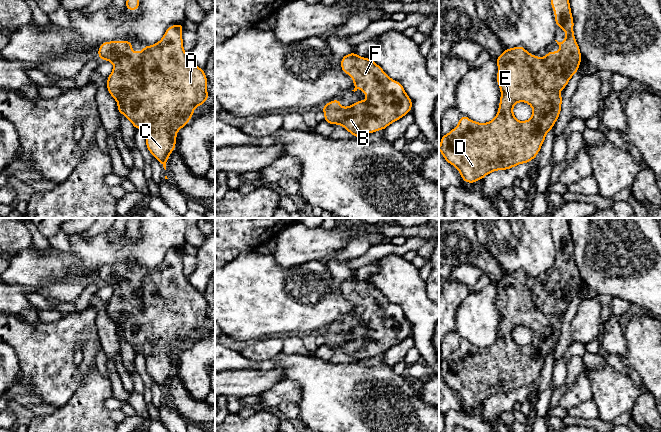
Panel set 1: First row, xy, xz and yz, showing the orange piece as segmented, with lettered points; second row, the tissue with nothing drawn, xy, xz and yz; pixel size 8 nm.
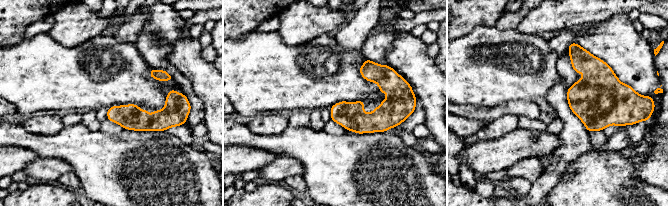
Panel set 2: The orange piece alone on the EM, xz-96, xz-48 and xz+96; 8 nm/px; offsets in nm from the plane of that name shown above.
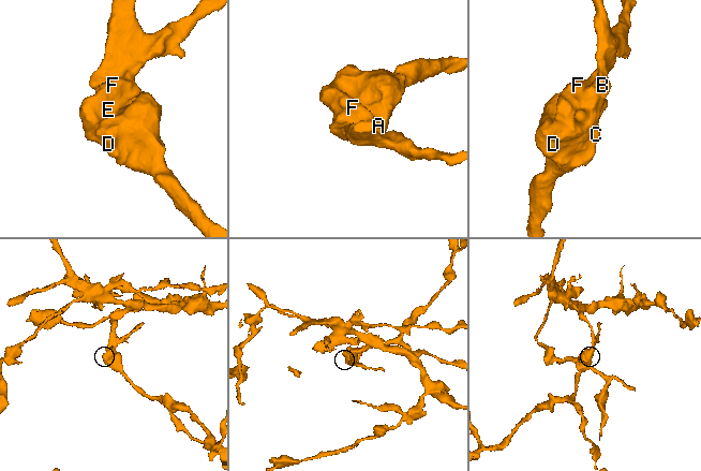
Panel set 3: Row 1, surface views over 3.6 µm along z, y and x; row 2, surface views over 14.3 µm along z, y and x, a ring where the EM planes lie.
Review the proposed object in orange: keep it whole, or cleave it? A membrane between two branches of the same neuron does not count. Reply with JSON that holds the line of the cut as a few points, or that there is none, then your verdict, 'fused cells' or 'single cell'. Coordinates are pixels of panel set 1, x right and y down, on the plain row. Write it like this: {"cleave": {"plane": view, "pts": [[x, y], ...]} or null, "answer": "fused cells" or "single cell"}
{"cleave": null, "answer": "single cell"}

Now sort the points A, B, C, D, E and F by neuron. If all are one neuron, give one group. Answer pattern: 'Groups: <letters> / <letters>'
Groups: A B C D E F

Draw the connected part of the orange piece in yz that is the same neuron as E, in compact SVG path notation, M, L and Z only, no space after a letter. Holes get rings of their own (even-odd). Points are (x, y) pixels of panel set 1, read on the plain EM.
M553 218L551 221L551 230L555 236L555 246L558 251L567 257L563 267L555 264L561 273L558 276L547 276L547 279L542 282L528 277L523 270L505 273L496 283L498 289L497 307L500 311L501 322L495 342L488 347L478 347L462 339L459 348L448 358L442 360L439 375L448 387L458 393L463 405L474 407L491 396L500 393L507 394L518 388L530 386L540 375L548 355L554 351L561 336L562 320L560 314L565 313L571 301L577 297L582 283L573 256L574 246L569 229L569 219ZM517 326L526 326L533 332L532 340L528 345L521 346L515 342L513 330Z

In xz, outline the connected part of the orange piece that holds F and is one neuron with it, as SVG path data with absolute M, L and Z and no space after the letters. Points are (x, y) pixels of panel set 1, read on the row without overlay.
M352 276L342 281L341 293L352 301L355 309L352 315L355 316L360 312L368 321L364 325L356 325L349 331L341 331L339 323L328 326L322 331L324 345L332 349L341 349L354 361L361 361L378 354L384 354L392 346L399 344L412 334L412 324L406 318L401 307L389 302L372 283L362 282Z

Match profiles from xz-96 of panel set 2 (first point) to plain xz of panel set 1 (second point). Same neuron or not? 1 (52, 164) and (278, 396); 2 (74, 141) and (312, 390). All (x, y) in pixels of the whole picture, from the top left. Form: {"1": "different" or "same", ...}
{"1": "same", "2": "same"}

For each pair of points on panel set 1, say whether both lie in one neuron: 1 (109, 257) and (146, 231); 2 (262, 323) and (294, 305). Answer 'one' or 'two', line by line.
1: one
2: one

